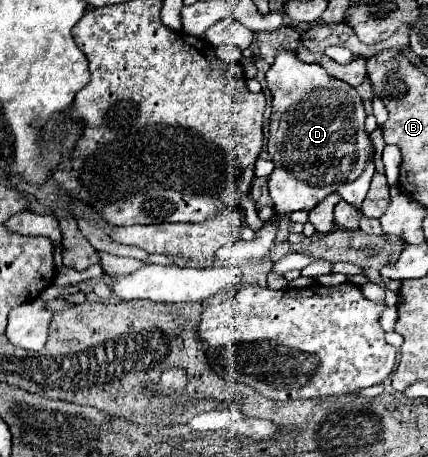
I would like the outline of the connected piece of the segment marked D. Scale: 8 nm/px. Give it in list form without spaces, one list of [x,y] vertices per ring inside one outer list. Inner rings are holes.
[[[278,49],[266,81],[272,91],[268,153],[276,165],[268,189],[276,217],[298,209],[310,211],[340,183],[358,179],[368,161],[370,137],[364,131],[362,99],[354,87],[330,77],[320,65],[300,61],[296,51]]]

